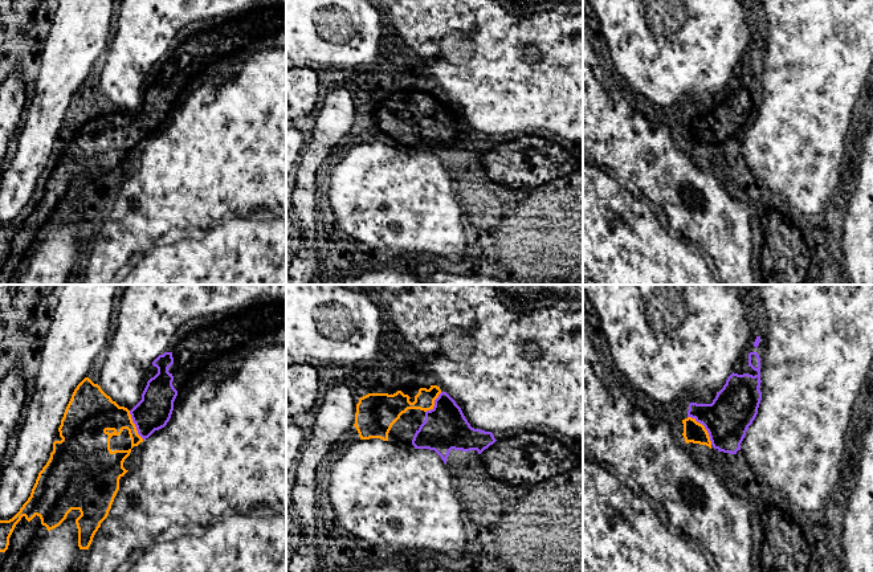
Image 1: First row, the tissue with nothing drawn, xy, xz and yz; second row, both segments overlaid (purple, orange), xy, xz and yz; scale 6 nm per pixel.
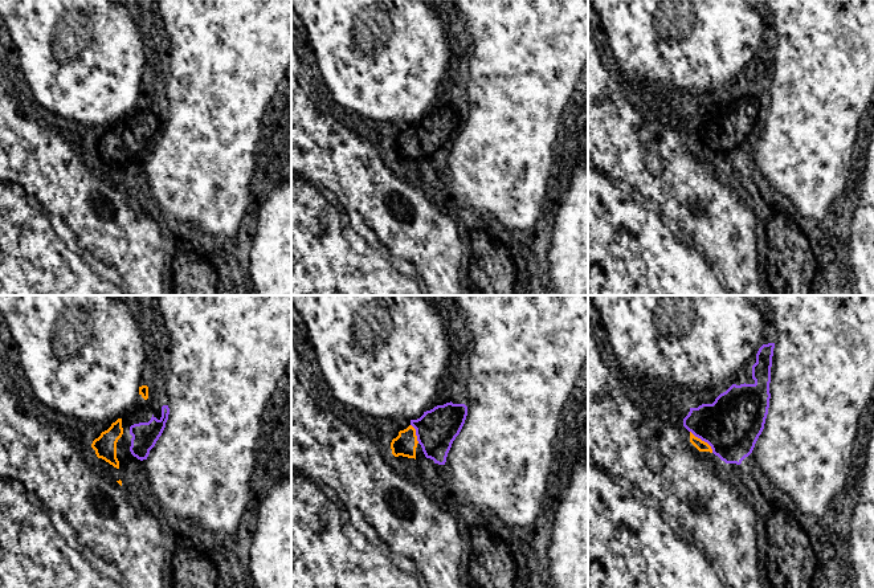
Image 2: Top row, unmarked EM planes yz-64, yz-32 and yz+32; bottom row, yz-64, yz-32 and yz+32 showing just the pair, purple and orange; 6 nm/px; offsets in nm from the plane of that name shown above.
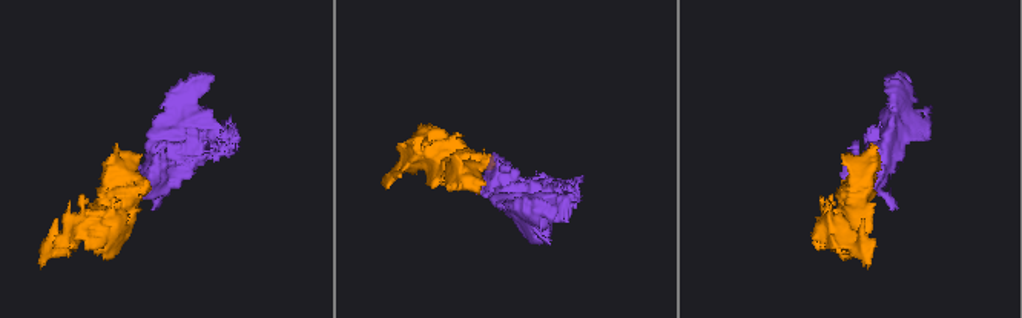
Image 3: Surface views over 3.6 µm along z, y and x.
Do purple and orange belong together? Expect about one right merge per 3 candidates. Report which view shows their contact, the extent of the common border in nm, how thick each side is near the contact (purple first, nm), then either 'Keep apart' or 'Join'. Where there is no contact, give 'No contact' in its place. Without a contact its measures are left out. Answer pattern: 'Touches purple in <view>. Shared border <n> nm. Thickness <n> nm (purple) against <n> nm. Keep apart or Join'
Touches purple in yz. Shared border 220 nm. Thickness 280 nm (purple) against 130 nm. Join

